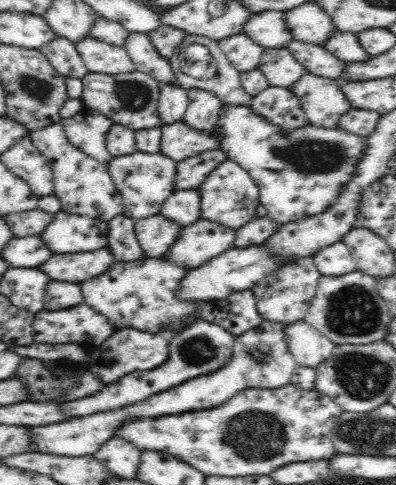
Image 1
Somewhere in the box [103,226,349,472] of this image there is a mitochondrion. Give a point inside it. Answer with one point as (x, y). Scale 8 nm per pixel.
(250, 433)

